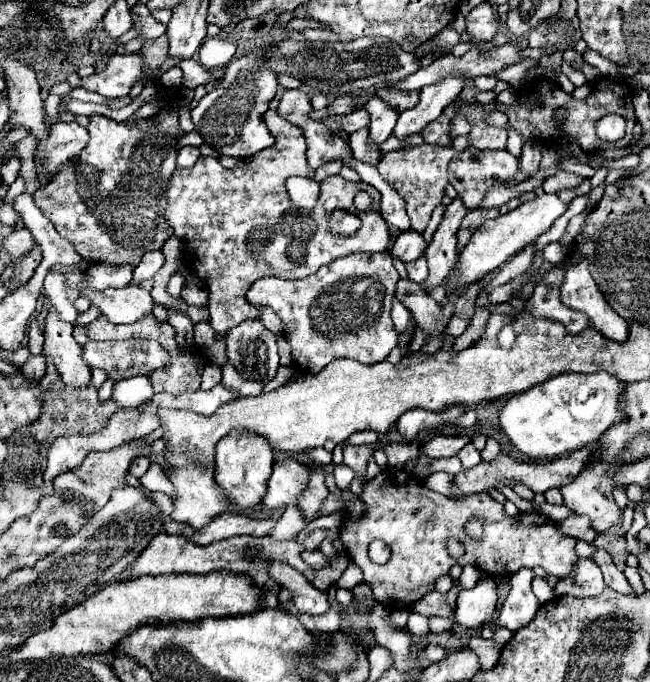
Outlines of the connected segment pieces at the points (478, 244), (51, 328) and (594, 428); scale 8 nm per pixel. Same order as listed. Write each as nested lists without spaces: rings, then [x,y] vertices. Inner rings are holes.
[[[541,193],[541,195],[537,195],[537,199],[519,205],[515,211],[509,211],[507,215],[499,215],[497,219],[483,223],[473,233],[471,241],[463,247],[463,251],[459,255],[459,265],[457,265],[459,277],[457,277],[457,281],[451,281],[451,285],[453,287],[467,287],[471,283],[477,283],[487,273],[501,267],[511,255],[519,253],[525,245],[533,243],[539,235],[543,235],[553,225],[553,221],[557,217],[561,217],[565,211],[567,211],[567,205],[555,193],[551,193],[551,195]]]
[[[49,311],[45,325],[43,353],[55,363],[61,381],[71,387],[87,387],[91,381],[91,369],[83,365],[81,345],[73,339],[73,325],[63,323],[57,311]]]
[[[561,373],[513,395],[501,409],[501,429],[527,457],[561,457],[599,441],[611,425],[627,417],[619,405],[623,393],[625,385],[609,373]]]

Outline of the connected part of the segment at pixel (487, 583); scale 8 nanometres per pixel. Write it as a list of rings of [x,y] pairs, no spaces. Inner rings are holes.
[[[483,577],[472,589],[462,589],[456,601],[455,619],[469,629],[481,629],[495,617],[497,587],[491,577]]]

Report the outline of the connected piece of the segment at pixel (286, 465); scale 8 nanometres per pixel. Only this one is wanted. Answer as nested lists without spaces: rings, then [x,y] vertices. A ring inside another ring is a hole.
[[[297,459],[275,461],[271,479],[267,483],[267,495],[263,497],[263,505],[269,509],[297,505],[297,499],[307,489],[309,471],[309,465]]]

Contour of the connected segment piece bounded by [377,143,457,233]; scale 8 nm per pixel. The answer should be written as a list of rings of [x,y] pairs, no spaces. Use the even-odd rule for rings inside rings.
[[[423,143],[419,147],[409,147],[401,151],[393,151],[385,155],[385,161],[379,161],[377,169],[381,177],[393,185],[407,203],[407,215],[411,217],[411,229],[425,231],[431,211],[441,203],[445,187],[447,187],[447,165],[457,155],[453,147],[439,147]]]

